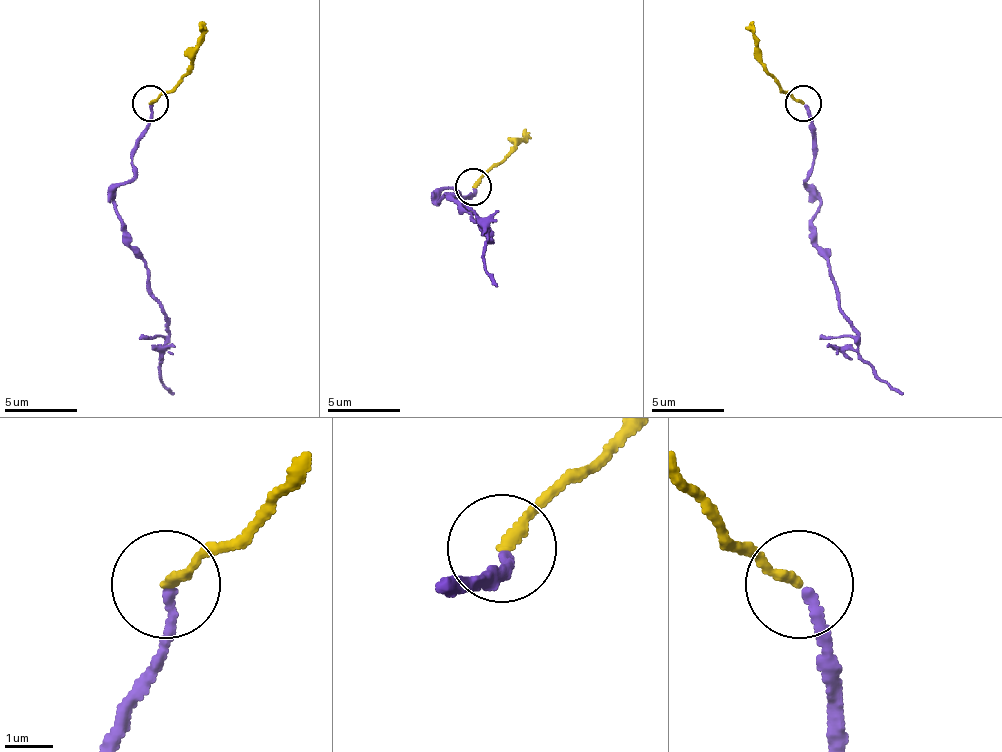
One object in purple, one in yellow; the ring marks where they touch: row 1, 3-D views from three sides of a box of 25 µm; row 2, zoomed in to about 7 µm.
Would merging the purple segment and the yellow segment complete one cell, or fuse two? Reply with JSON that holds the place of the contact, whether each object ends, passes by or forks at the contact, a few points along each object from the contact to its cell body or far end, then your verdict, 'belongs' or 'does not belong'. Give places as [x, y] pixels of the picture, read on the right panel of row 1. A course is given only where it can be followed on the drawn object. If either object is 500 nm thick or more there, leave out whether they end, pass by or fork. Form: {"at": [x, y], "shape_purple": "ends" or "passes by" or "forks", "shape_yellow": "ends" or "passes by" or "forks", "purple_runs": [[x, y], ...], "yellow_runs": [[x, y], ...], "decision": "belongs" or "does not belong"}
{"at": [803, 103], "shape_purple": "ends", "shape_yellow": "ends", "purple_runs": [[806, 106], [813, 157], [806, 182], [813, 200], [813, 240], [831, 269], [853, 349], [904, 393]], "yellow_runs": [[802, 102], [766, 70], [748, 22]], "decision": "belongs"}

